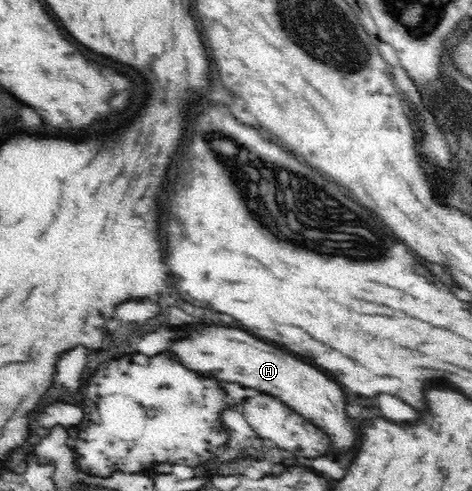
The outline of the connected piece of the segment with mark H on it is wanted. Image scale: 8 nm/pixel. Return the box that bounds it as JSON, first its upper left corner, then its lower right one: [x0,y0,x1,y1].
[171,324,354,460]

